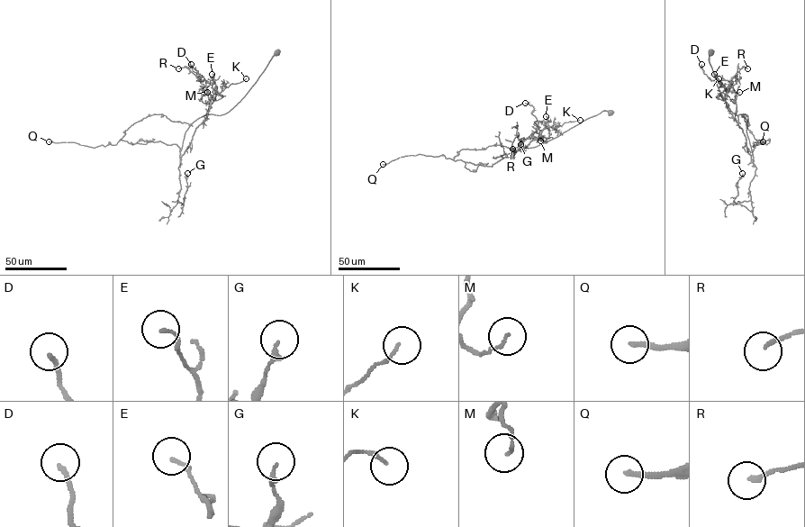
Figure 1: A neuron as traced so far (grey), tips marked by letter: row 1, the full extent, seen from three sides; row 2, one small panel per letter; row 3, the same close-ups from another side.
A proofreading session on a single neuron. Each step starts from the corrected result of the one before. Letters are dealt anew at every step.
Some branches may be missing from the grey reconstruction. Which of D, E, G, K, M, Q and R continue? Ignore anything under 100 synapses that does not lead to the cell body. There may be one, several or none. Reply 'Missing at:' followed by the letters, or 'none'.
Missing at: Q

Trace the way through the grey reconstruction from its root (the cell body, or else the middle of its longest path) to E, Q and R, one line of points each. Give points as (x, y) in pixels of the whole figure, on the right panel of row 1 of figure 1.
E: (710, 51), (709, 63), (726, 104), (746, 118), (753, 162), (735, 117), (736, 94), (719, 84), (714, 74)
Q: (710, 51), (726, 104), (746, 118), (751, 150), (763, 141)
R: (710, 51), (726, 104), (746, 118), (753, 162), (735, 117), (730, 83), (747, 68)

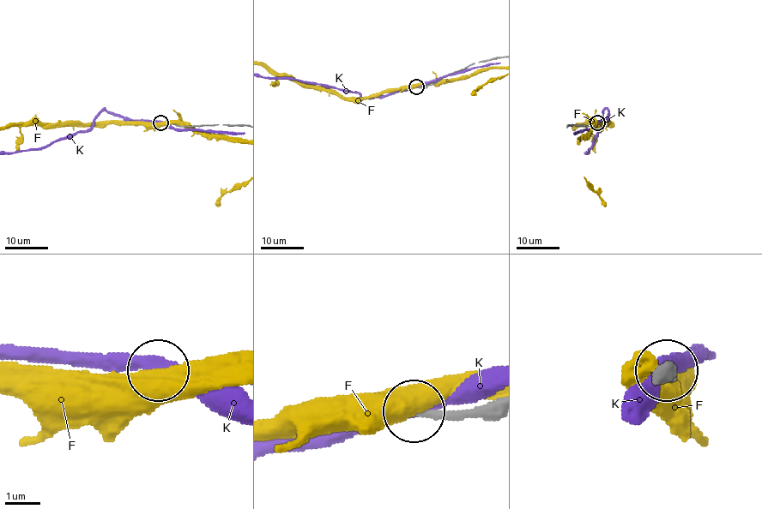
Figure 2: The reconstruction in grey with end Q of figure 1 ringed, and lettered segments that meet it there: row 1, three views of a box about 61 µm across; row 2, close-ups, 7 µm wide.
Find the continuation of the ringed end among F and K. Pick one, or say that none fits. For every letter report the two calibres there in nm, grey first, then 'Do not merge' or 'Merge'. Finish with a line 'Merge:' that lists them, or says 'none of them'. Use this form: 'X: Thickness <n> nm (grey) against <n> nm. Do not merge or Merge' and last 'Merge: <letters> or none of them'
F: Thickness 200 nm (grey) against 600 nm. Do not merge
K: Thickness 240 nm (grey) against 360 nm. Do not merge
Merge: none of them

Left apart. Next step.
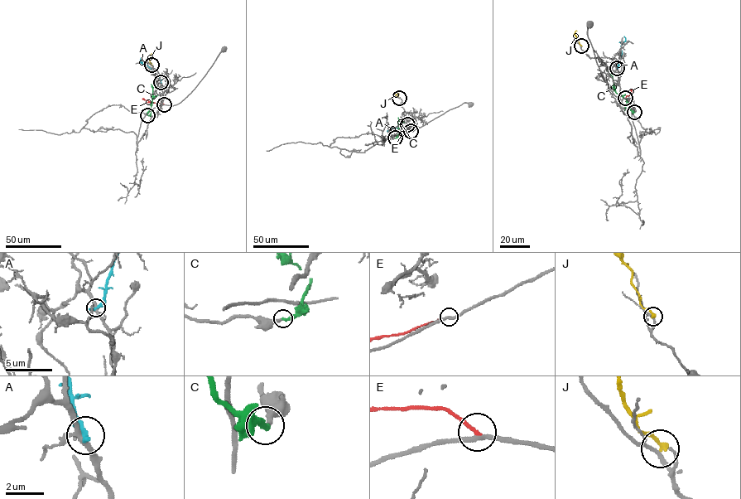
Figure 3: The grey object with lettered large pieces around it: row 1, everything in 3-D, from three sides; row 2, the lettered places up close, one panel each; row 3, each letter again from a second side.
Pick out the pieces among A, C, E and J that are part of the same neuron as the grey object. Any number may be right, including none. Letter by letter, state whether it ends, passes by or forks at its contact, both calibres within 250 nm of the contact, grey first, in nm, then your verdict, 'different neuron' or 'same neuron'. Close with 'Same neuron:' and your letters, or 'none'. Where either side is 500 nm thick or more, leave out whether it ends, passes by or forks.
A: it ends | 220/380 nm | different neuron
C: it ends | 280/240 nm | same neuron
E: it ends | 240/160 nm | different neuron
J: it ends | 130/280 nm | different neuron
Same neuron: C

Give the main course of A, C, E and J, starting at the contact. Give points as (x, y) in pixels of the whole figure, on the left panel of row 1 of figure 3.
A: (161, 82), (140, 58)
C: (148, 115), (152, 101), (151, 84)
E: (164, 104), (142, 98)
J: (151, 65), (149, 61), (151, 54)

